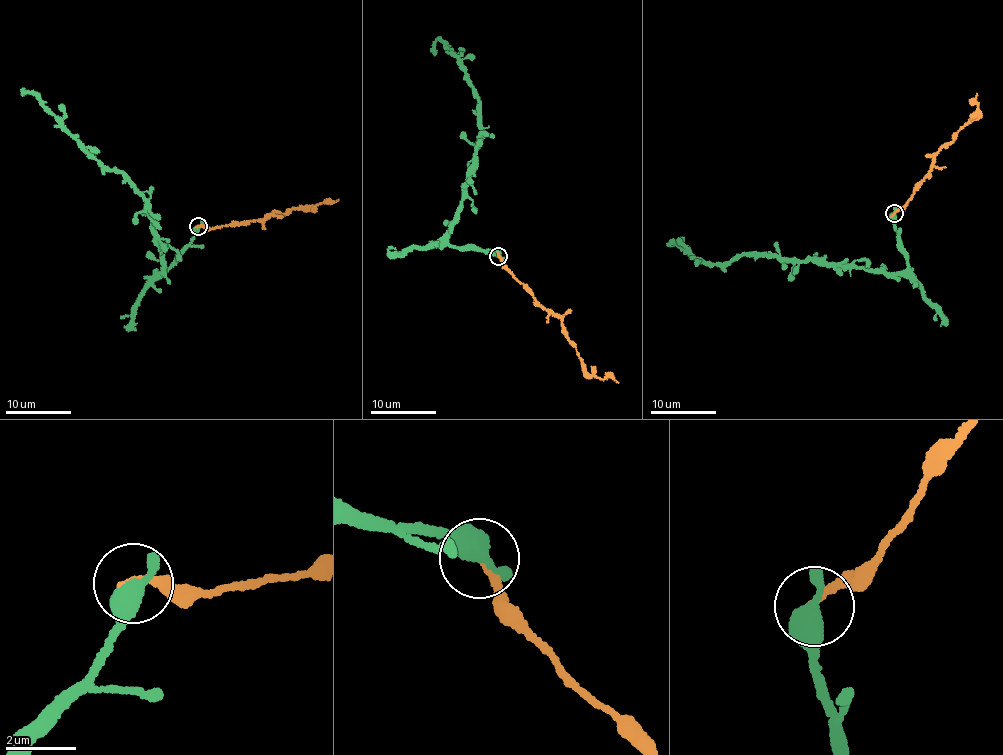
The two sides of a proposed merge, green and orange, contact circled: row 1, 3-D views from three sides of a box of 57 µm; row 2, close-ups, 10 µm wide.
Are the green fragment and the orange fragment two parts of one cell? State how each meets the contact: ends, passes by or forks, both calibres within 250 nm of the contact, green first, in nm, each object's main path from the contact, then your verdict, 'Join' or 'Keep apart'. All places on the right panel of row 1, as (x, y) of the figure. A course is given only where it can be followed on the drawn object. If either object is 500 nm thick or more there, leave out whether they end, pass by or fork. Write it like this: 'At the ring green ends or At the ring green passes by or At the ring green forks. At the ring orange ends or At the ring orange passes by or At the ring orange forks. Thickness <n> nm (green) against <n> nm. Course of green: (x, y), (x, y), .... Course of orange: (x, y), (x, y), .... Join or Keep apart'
Thickness 600 nm (green) against 240 nm. Course of green: (894, 214), (907, 266), (891, 273), (756, 255), (709, 264), (672, 242), (669, 246), (684, 237). Course of orange: (894, 214), (903, 210), (918, 190), (935, 153), (975, 119), (978, 105), (973, 100), (977, 93). Keep apart

